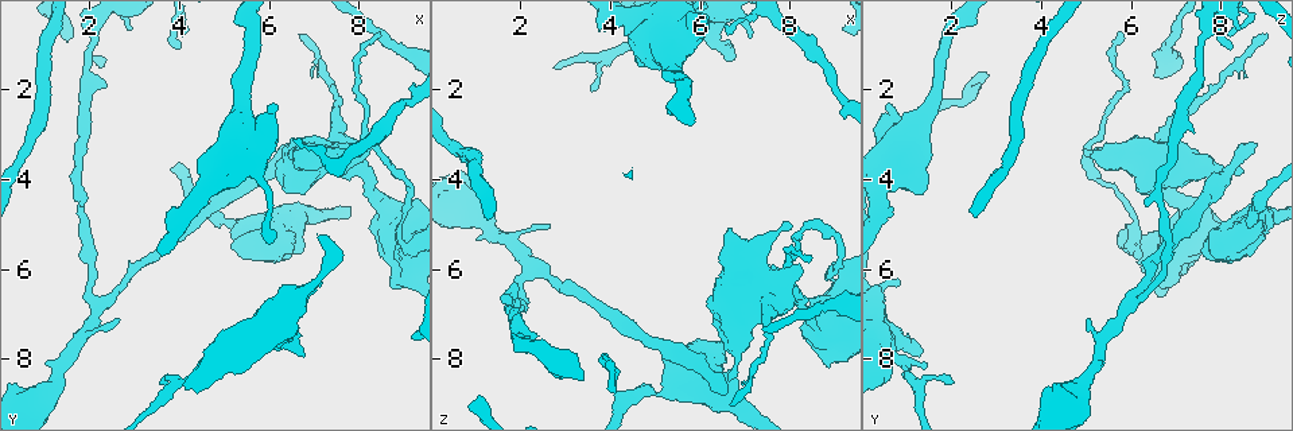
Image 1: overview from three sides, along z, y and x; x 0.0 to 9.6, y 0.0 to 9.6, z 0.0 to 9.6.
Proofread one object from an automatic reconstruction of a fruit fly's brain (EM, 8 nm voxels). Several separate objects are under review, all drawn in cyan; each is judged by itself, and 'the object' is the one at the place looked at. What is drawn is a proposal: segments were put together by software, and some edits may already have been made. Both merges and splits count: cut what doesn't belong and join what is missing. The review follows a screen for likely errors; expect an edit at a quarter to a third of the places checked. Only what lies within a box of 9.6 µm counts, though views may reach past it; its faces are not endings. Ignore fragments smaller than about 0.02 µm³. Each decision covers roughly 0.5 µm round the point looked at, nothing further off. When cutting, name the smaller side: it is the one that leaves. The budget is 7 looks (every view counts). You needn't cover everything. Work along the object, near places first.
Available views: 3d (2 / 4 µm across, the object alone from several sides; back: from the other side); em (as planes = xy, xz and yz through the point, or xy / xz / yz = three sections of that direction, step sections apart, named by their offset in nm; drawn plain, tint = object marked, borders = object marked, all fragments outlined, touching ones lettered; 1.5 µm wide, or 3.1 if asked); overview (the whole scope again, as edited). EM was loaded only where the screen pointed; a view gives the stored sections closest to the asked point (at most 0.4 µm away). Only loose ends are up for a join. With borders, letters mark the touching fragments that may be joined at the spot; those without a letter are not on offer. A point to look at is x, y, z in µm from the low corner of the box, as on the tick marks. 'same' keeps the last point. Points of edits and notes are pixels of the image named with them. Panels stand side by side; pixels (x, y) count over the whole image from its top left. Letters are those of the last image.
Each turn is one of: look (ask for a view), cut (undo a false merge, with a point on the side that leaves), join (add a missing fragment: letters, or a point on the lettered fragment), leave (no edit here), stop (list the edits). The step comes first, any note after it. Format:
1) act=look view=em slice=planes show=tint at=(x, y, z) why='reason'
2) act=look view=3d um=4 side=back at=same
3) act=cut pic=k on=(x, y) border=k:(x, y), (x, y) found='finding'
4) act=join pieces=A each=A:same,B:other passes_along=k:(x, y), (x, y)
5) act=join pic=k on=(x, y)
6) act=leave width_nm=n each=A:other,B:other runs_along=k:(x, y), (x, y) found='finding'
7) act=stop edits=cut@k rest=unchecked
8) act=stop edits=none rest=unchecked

act=look view=em slice=planes show=borders at=(6.70, 4.05, 6.30) why='touches itself'

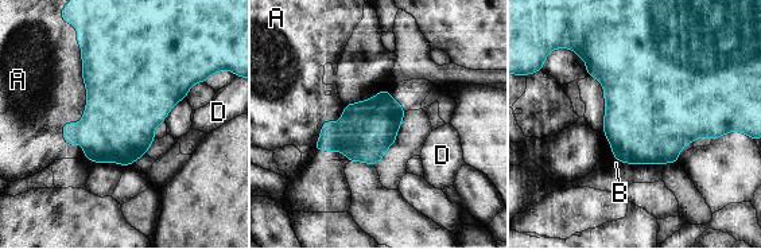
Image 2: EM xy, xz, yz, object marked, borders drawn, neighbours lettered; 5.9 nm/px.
act=leave each=A:other,B:other,D:other border=2:(76, 38), (84, 155) found='all the same cell'

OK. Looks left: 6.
act=look view=3d um=2 at=(6.80, 7.90, 1.25) why='branch stops here'

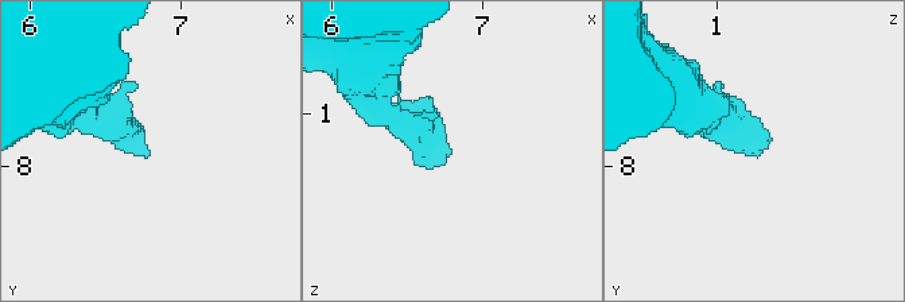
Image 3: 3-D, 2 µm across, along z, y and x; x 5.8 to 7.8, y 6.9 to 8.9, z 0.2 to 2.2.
act=look view=em slice=planes show=borders at=(6.80, 7.94, 1.28)

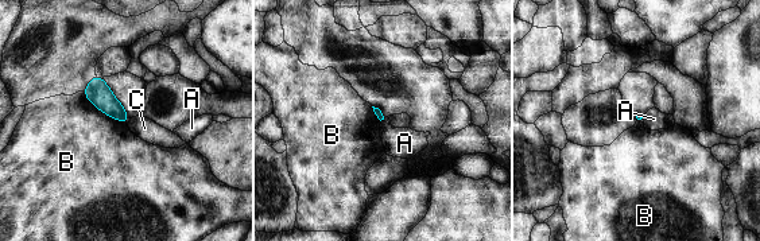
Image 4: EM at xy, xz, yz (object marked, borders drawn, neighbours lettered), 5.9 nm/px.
act=leave longest_contact=B:320nm each=A:other,B:other,C:other border=4:(387, 117), (384, 121) found='none of them fits'

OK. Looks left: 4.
act=look view=em slice=planes show=borders at=(8.75, 6.35, 6.70) why='branch stops here'

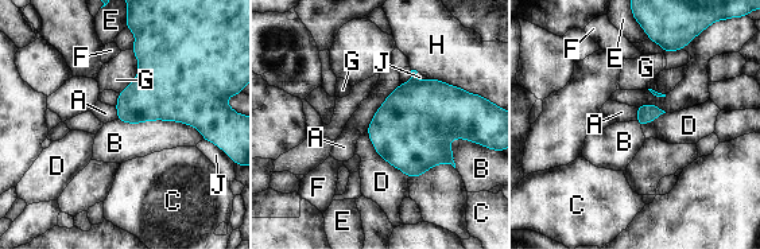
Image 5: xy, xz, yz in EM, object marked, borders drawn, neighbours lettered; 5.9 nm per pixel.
act=leave longest_contact=B:550nm each=A:other,B:other,C:other,D:other,E:other,F:other,G:other,H:other,J:other border=5:(367, 131), (373, 148), (408, 176) found='no lettered fragment goes on from it'

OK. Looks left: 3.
act=stop edits=none rest=unchecked

